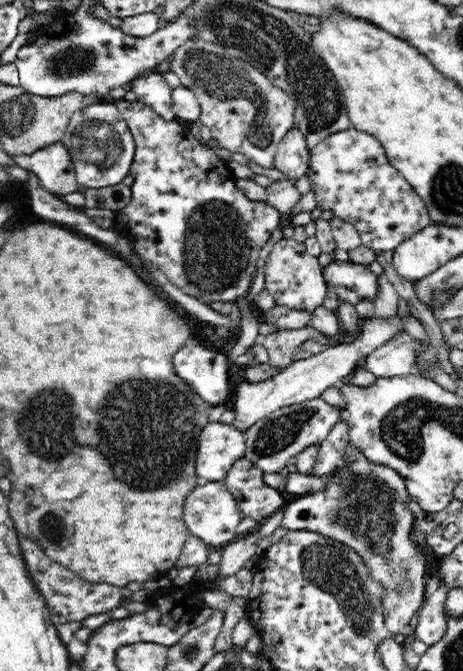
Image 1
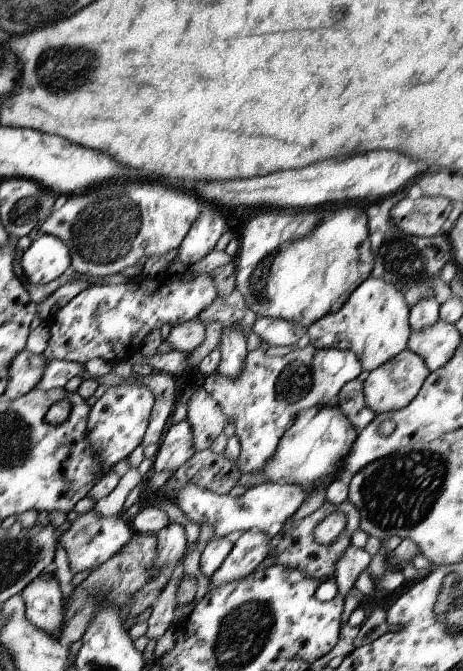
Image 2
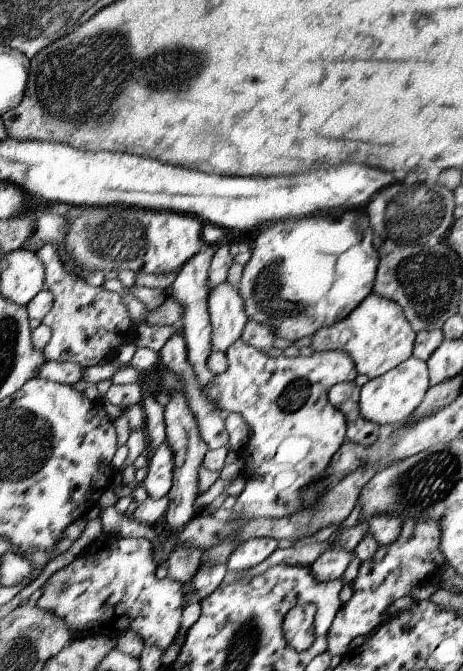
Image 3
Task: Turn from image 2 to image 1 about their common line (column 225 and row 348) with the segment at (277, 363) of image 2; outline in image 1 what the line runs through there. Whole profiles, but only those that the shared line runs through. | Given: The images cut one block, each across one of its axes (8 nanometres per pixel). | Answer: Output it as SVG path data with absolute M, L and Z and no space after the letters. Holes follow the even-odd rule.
M400 332L364 357L364 369L372 371L376 378L415 372L415 346L417 344L418 341L409 334Z

